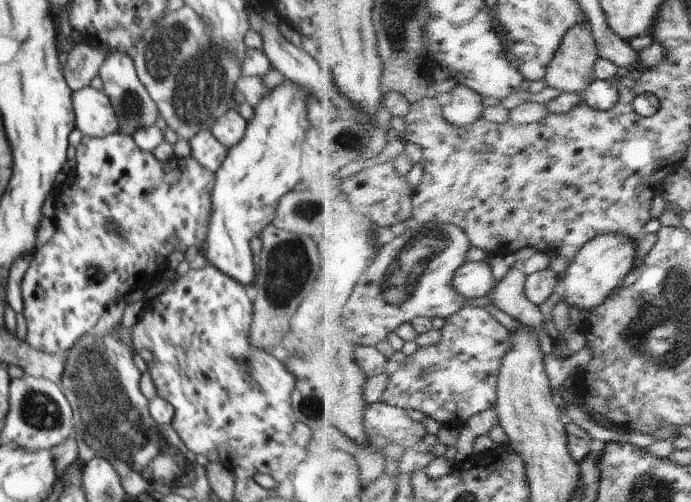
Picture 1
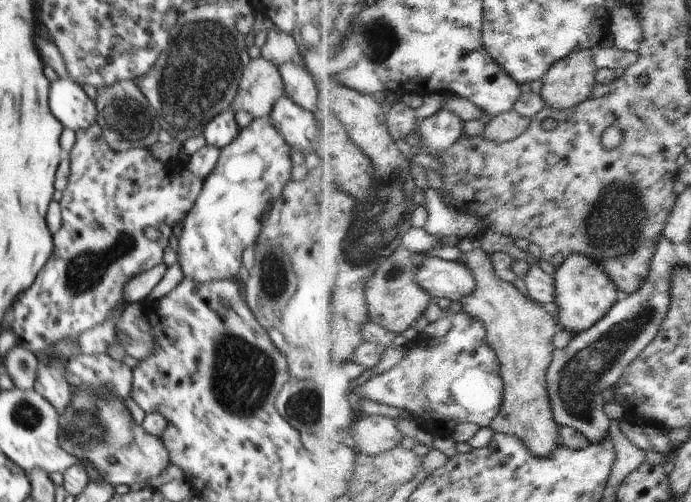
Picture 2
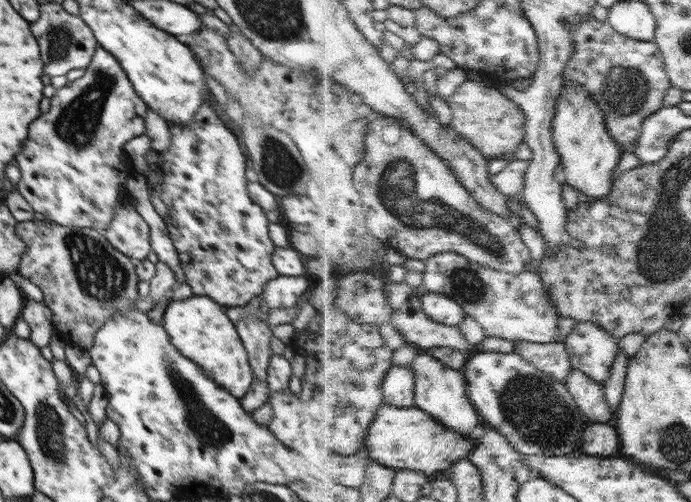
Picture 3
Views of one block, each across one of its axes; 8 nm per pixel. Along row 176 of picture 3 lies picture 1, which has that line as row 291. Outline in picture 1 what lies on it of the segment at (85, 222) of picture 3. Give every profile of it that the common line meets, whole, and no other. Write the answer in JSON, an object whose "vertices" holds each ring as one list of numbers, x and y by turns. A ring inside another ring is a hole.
{"vertices":[[120,132,112,133,104,138,83,136,81,142,76,147,76,156,76,166,78,169,74,172,74,178,68,182,68,188,64,188,62,194,55,199,56,232,46,244,36,248,20,284,21,296,24,303,22,314,27,324,25,339,32,348,53,355,58,354,61,350,69,352,82,336,91,334,103,312,106,312,112,303,124,298,128,292,138,290,138,288,146,289,148,284,160,279,163,276,162,272,168,270,168,256,172,252,179,250,184,253,190,246,202,247,209,229,209,220,213,213,211,196,215,185,215,173,204,168,192,156,176,156,167,161,160,161,150,151,138,148,132,135,125,135],[106,220,114,220,121,226,121,236,116,236,106,230]]}

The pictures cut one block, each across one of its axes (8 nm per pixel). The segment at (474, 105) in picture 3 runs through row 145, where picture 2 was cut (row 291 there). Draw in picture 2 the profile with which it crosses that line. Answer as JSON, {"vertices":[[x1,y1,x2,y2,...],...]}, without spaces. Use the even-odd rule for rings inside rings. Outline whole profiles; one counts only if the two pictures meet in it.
{"vertices":[[466,237,458,248,463,253,460,260,476,276,477,290,465,297,463,311,473,318,484,320,488,330,488,343,496,350,502,364,505,383,505,400,500,415,492,427,497,433,517,435,540,457,550,457,561,446,558,424,553,414,549,396,548,370,557,352,554,336,563,330,542,303,530,300,518,286,503,280,496,273,492,255,487,254,481,239]]}

